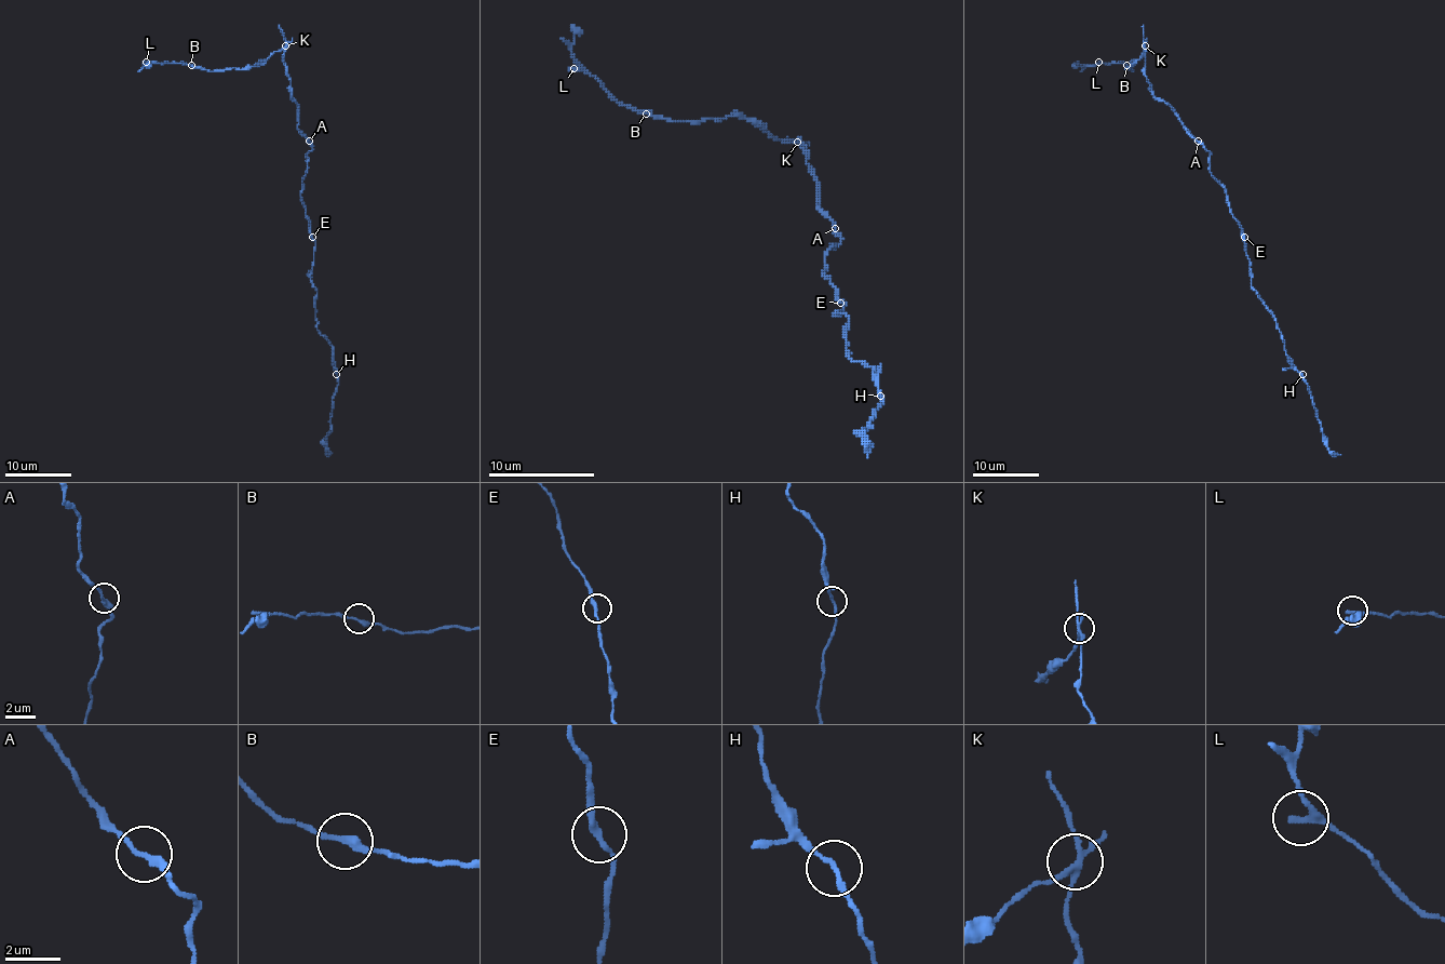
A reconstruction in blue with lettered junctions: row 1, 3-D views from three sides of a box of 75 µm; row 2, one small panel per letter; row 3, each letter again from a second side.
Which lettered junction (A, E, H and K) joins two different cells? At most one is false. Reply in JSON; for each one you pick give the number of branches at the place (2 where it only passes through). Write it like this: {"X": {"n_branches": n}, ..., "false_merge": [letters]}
{"K": {"n_branches": 4}, "false_merge": ["K"]}

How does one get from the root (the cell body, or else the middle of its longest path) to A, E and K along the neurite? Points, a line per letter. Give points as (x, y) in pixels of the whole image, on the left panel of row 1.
A: (306, 174), (307, 155), (312, 149), (309, 141)
E: (306, 174), (300, 201), (312, 237)
K: (306, 174), (307, 155), (312, 146), (297, 128), (299, 106), (291, 97), (291, 80), (284, 62), (285, 47)

